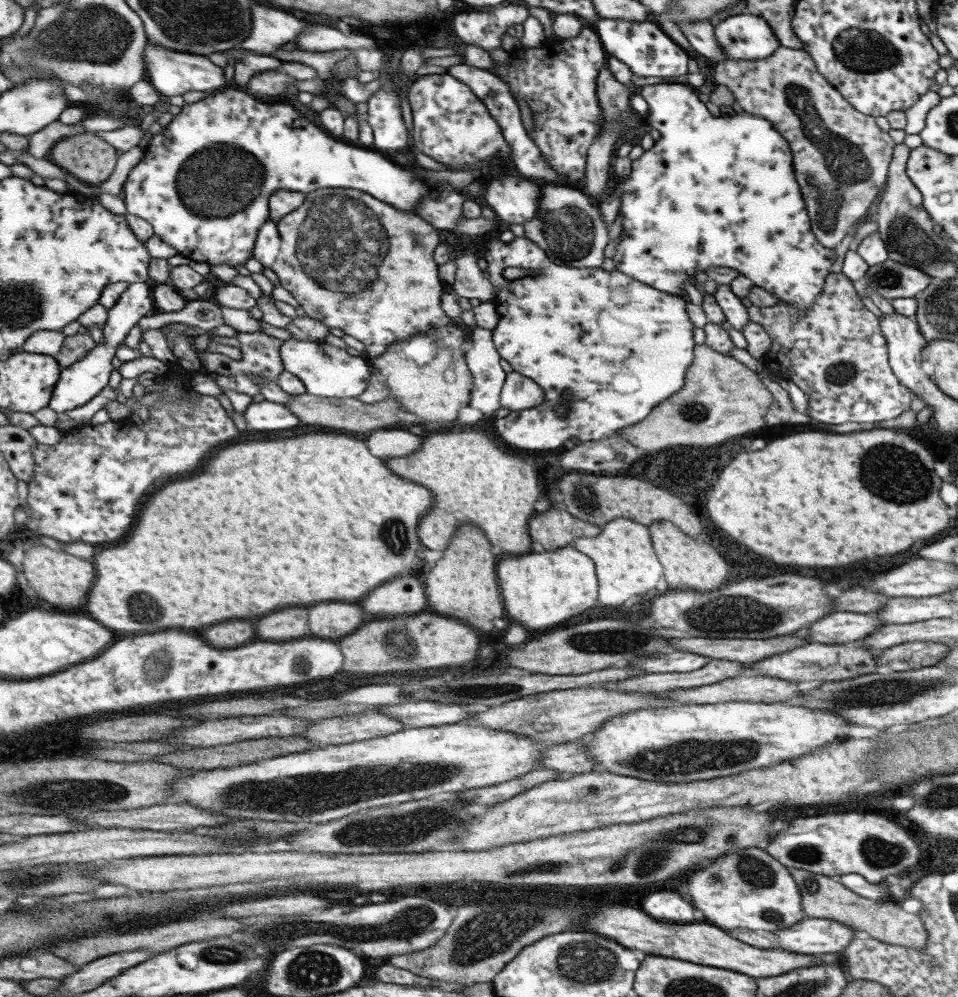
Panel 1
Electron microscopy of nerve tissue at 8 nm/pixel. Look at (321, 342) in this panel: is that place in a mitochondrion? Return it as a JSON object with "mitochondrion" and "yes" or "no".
{"mitochondrion":"no"}

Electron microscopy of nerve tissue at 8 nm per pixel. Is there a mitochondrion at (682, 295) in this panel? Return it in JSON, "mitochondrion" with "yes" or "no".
{"mitochondrion":"no"}

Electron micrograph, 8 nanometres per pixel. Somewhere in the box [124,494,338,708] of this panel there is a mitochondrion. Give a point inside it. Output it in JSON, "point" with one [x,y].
{"point":[156,673]}

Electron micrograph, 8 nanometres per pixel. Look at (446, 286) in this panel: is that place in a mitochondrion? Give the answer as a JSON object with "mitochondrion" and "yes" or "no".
{"mitochondrion":"no"}

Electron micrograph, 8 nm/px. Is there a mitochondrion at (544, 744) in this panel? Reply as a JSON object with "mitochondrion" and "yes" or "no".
{"mitochondrion":"no"}

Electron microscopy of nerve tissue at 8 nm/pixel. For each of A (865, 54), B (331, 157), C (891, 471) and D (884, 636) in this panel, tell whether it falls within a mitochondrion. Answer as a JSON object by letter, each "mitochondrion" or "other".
{"A":"mitochondrion","B":"other","C":"mitochondrion","D":"other"}

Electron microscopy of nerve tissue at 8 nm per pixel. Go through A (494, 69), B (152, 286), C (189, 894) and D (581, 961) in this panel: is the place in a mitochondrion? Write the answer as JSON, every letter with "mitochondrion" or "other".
{"A":"other","B":"other","C":"other","D":"mitochondrion"}

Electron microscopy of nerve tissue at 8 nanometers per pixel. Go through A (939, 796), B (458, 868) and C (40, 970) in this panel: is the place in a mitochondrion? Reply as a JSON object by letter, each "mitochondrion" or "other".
{"A":"mitochondrion","B":"other","C":"other"}

